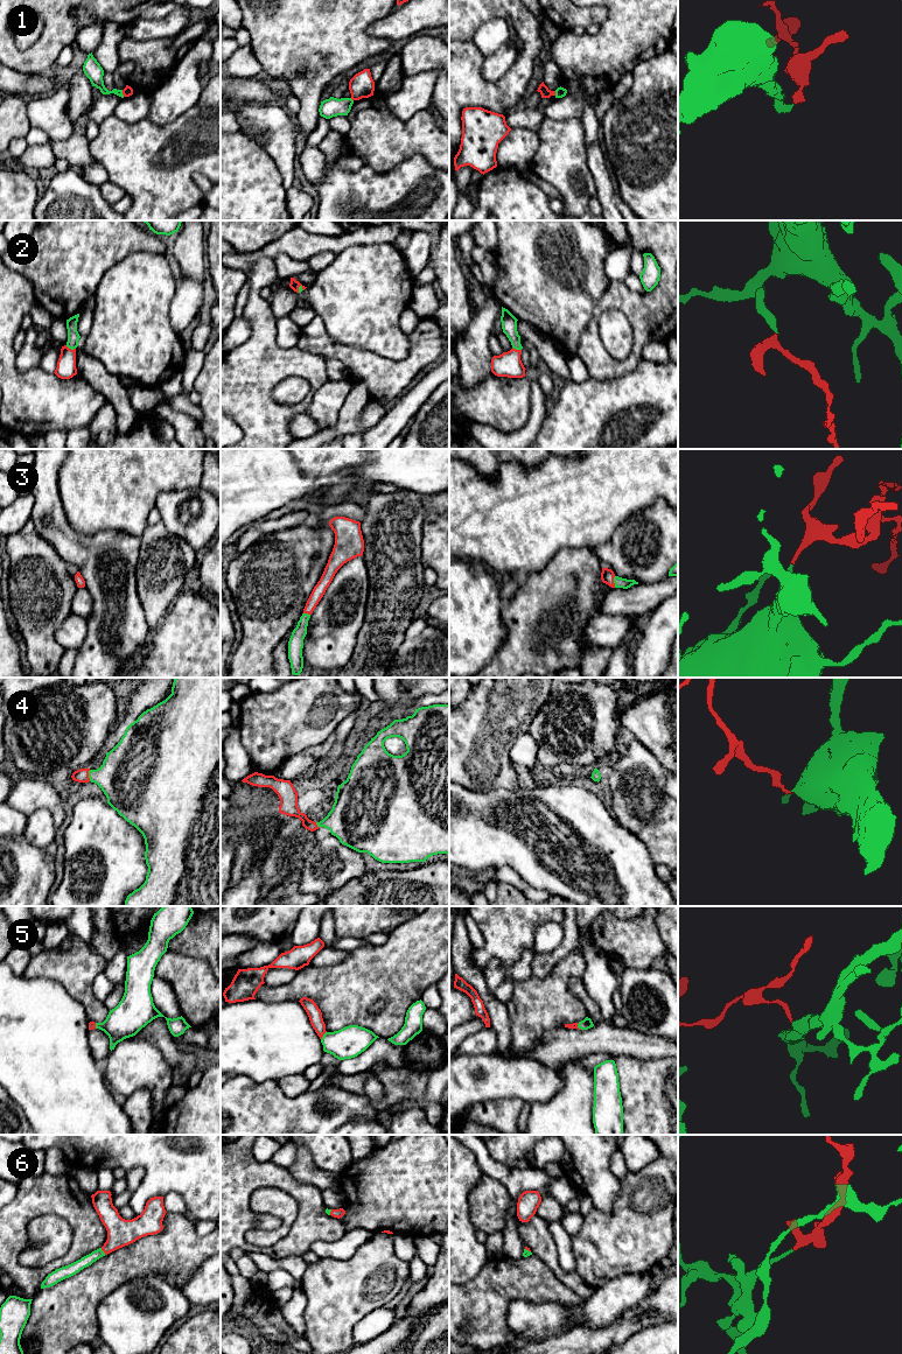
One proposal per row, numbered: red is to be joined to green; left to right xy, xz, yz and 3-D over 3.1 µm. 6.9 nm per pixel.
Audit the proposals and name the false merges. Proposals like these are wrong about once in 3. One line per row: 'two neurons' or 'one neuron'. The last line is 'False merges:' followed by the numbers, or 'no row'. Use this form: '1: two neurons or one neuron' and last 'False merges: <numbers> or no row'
1: two neurons
2: one neuron
3: one neuron
4: one neuron
5: one neuron
6: one neuron
False merges: 1

